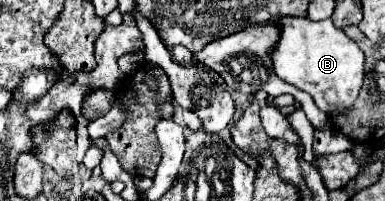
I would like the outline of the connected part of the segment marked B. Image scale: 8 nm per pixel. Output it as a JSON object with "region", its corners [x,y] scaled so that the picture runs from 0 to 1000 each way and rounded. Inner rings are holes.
{"region":[[[730,85],[730,204],[709,254],[714,363],[782,453],[797,453],[844,562],[896,562],[888,522],[917,522],[943,423],[943,254],[860,95],[808,104],[803,85]]]}

